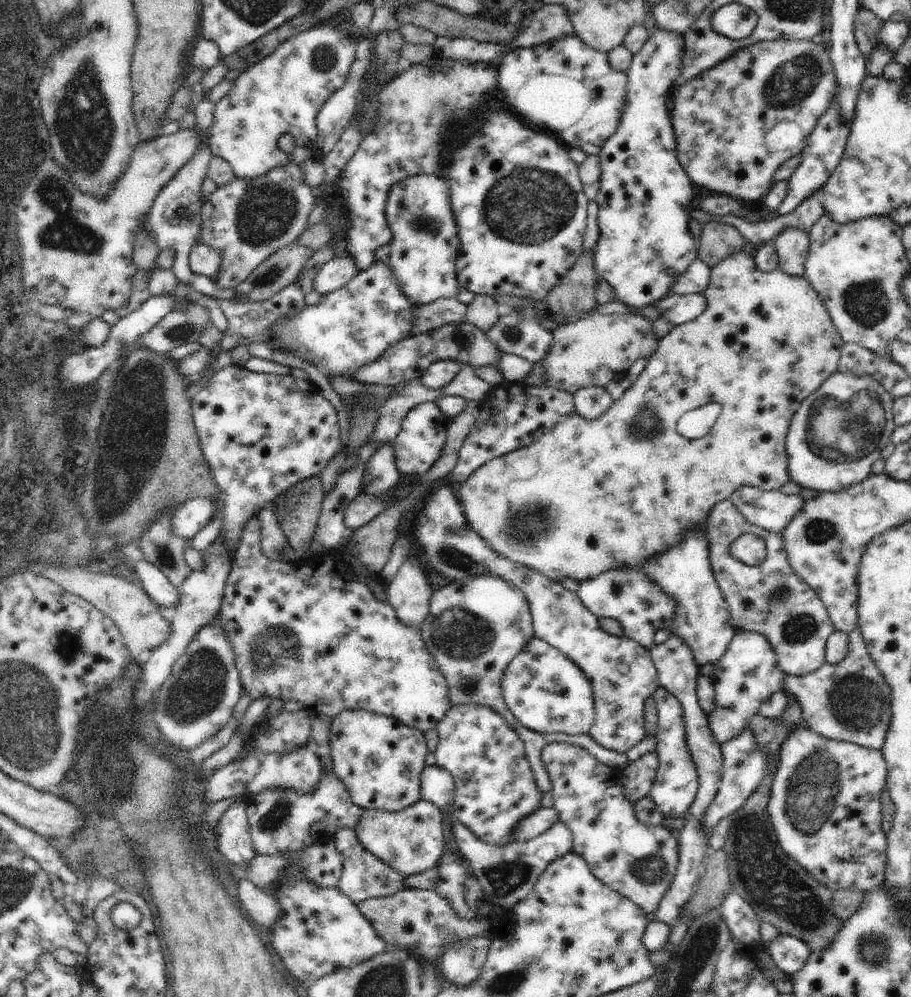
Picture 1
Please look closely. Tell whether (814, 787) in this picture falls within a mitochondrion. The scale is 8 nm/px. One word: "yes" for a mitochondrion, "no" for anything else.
yes

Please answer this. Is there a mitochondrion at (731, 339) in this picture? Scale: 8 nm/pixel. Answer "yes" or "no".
no

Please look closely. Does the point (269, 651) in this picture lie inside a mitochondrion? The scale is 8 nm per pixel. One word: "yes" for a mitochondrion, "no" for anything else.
yes

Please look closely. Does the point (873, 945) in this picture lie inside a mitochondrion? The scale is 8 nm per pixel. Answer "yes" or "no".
yes

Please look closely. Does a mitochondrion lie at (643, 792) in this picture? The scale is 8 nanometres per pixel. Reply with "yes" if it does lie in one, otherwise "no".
no

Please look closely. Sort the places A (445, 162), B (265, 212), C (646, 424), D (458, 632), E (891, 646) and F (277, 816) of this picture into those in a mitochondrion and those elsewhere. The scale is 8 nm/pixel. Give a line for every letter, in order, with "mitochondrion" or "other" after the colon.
A: other
B: mitochondrion
C: mitochondrion
D: mitochondrion
E: other
F: mitochondrion

